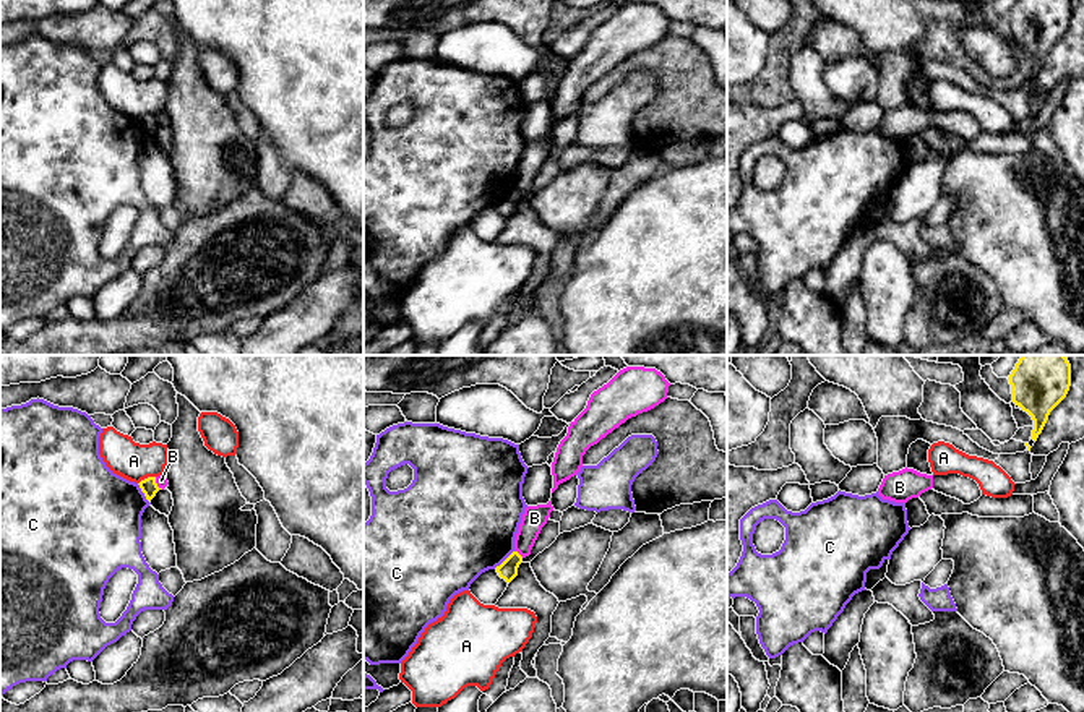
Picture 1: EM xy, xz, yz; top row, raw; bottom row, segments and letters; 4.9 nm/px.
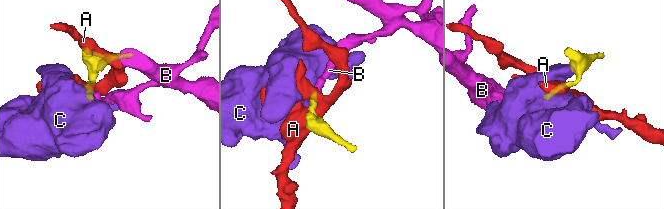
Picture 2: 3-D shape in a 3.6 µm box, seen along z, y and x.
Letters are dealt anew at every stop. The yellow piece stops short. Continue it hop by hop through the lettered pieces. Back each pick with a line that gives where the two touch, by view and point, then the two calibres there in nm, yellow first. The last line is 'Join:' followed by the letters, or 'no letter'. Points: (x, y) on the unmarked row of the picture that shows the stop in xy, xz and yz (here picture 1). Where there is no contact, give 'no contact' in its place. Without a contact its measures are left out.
Join: no letter

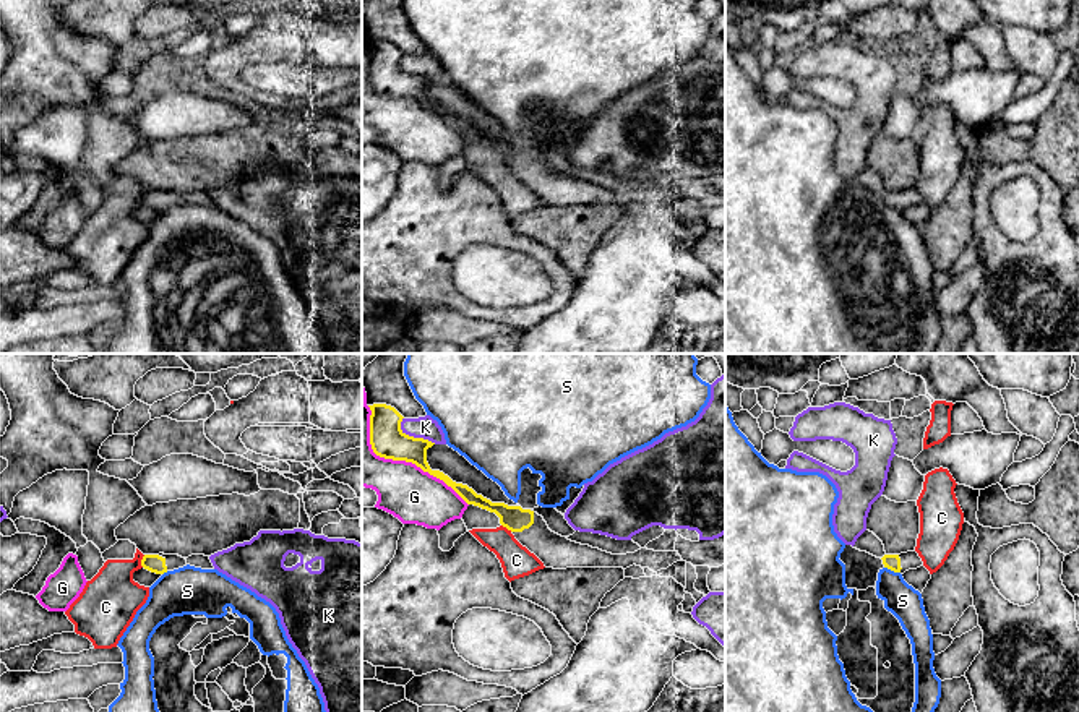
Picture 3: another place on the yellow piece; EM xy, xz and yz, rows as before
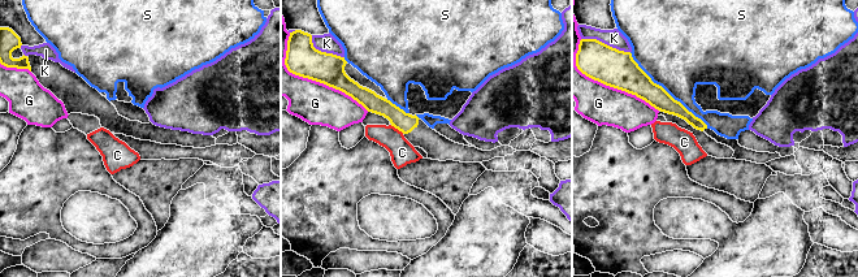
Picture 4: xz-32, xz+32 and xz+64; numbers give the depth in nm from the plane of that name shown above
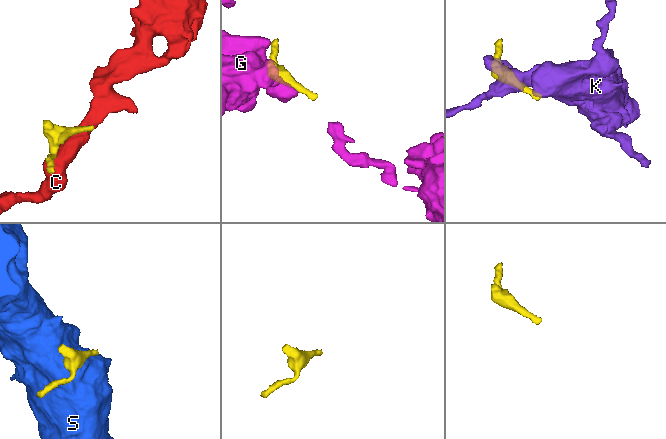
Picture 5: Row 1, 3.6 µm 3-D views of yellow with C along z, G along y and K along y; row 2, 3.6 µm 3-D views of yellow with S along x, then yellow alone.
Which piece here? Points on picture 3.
Join: no letter

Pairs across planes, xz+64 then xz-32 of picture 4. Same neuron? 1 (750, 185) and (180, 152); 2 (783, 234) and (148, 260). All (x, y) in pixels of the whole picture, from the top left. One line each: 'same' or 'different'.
1: different
2: same

